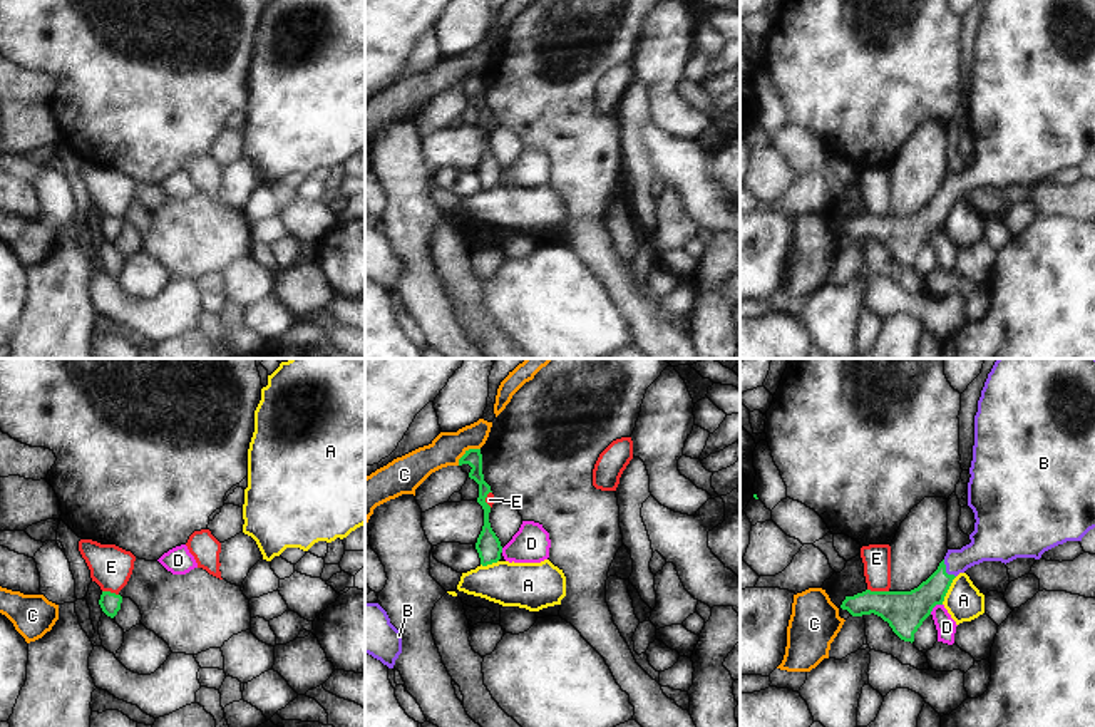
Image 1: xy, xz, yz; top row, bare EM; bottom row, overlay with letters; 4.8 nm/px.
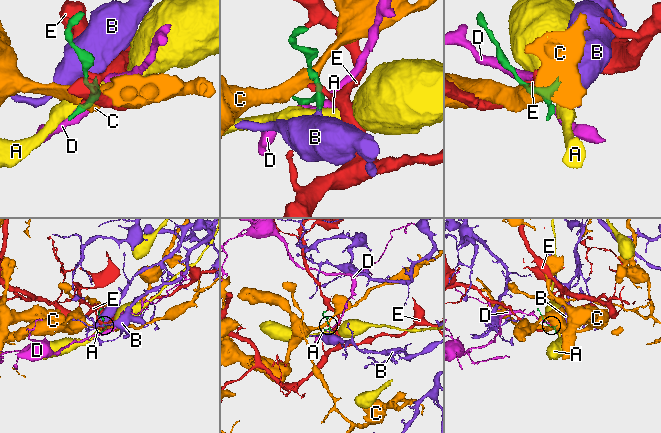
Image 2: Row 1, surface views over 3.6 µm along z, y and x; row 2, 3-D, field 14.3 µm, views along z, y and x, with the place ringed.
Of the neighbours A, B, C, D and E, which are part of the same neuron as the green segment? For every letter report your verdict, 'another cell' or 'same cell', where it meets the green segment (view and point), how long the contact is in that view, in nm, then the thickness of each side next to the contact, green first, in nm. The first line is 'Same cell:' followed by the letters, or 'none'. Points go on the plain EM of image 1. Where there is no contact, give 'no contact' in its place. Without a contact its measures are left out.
Same cell: B
A: another cell; contact yz (948, 213); length 150 nm; calibres 200 and 180 nm
B: same cell; contact yz (945, 195); length 110 nm; calibres 180 and 180 nm
C: another cell; contact xz (466, 77); length 140 nm; calibres 80 and 160 nm
D: another cell; contact yz (935, 230); length 80 nm; calibres 200 and 100 nm
E: another cell; contact yz (878, 216); length 110 nm; calibres 200 and 140 nm

